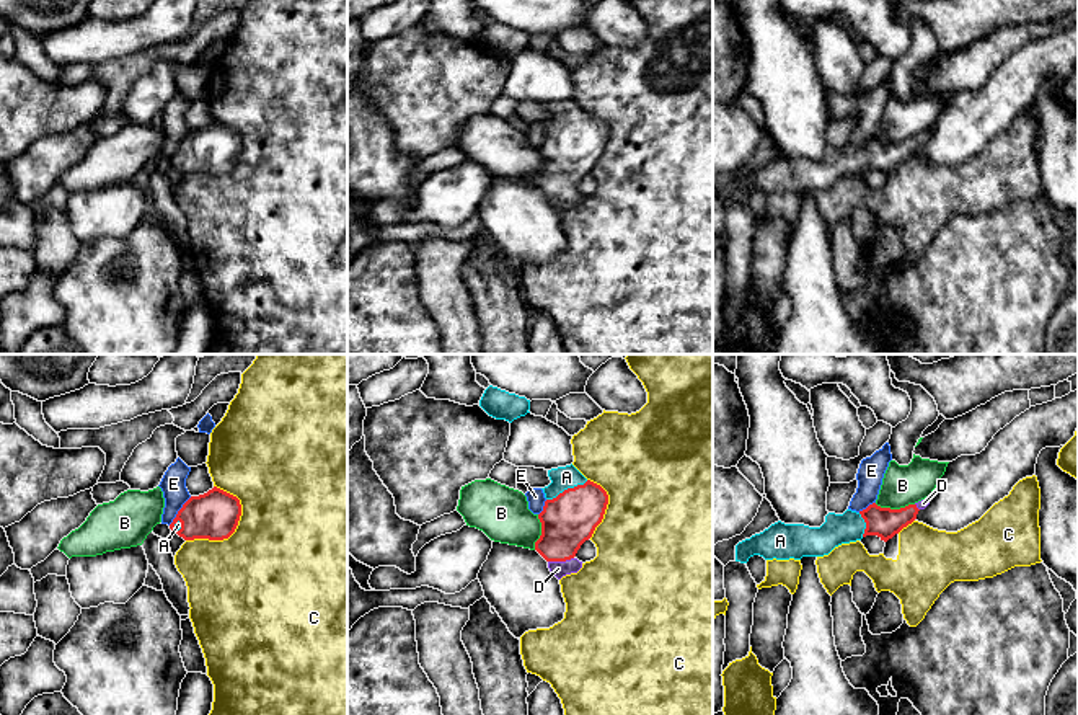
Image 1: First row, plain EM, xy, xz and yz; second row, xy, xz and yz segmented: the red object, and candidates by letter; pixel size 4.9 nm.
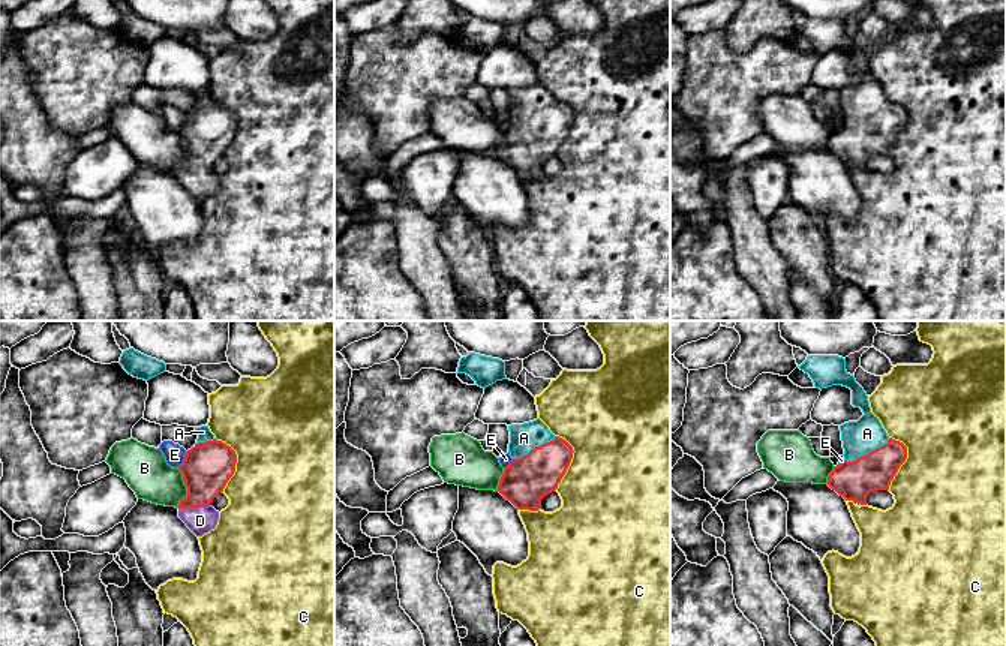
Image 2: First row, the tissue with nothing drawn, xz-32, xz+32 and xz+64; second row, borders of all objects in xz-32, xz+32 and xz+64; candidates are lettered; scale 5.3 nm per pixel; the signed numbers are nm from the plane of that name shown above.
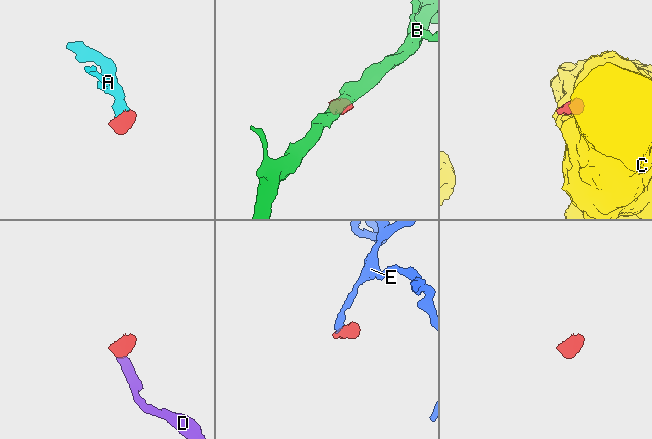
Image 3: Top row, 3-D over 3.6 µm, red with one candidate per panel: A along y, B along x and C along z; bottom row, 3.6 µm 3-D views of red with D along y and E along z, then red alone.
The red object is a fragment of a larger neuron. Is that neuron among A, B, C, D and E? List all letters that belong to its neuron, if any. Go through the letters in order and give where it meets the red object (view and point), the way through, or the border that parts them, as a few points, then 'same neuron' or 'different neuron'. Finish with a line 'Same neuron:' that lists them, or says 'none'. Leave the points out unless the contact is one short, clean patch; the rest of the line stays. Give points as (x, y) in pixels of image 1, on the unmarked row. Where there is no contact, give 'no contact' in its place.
A: contact xz (568, 123); way xz (569, 154), (568, 123), (566, 111); same neuron
B: contact yz (894, 144); border yz (874, 137), (884, 142), (914, 139); different neuron
C: contact xy (225, 172); different neuron
D: contact xz (560, 195); way xz (569, 154), (560, 173), (560, 195), (558, 203); same neuron
E: contact xy (178, 146); border xy (191, 131), (168, 159); different neuron
Same neuron: A, D

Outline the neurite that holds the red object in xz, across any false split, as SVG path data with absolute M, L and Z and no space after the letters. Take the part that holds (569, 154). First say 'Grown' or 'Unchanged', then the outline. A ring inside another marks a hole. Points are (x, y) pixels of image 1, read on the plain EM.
Grown. M572 98L548 104L548 111L551 118L541 122L546 135L538 149L541 170L535 176L535 184L561 214L582 202L576 188L602 157L608 129Z

